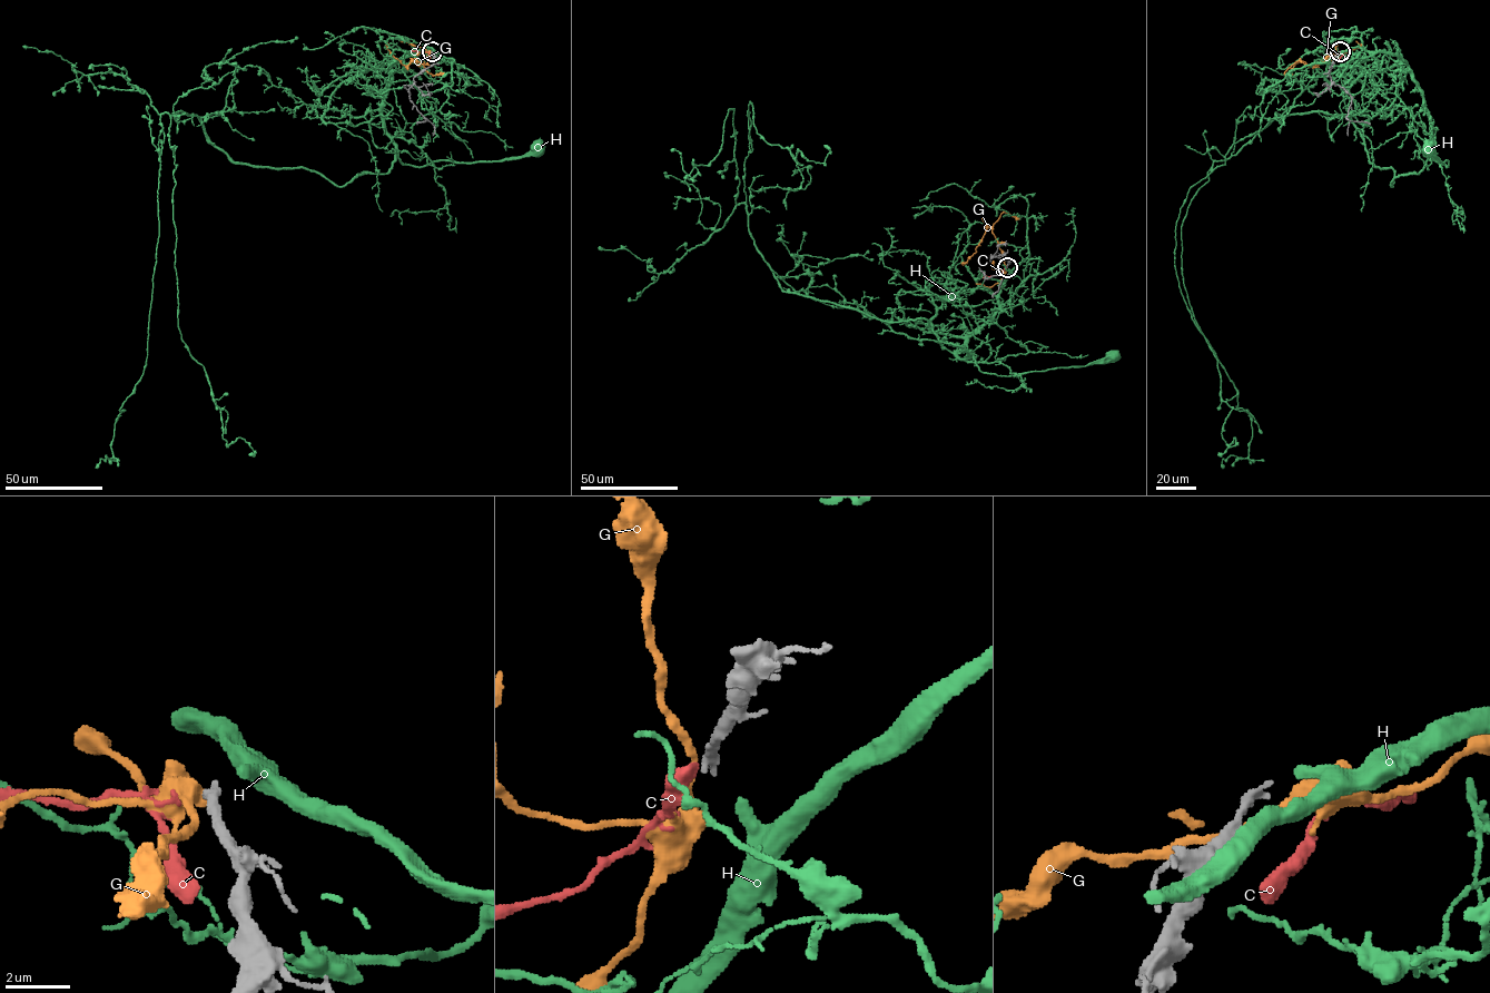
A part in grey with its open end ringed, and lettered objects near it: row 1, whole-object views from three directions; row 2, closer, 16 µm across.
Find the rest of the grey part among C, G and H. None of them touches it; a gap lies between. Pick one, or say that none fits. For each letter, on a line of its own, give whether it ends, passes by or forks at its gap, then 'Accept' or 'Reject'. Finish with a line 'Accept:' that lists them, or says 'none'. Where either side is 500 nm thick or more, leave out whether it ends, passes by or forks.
C: It passes by. Reject
G: It passes by. Reject
H: It ends there. Accept
Accept: H

